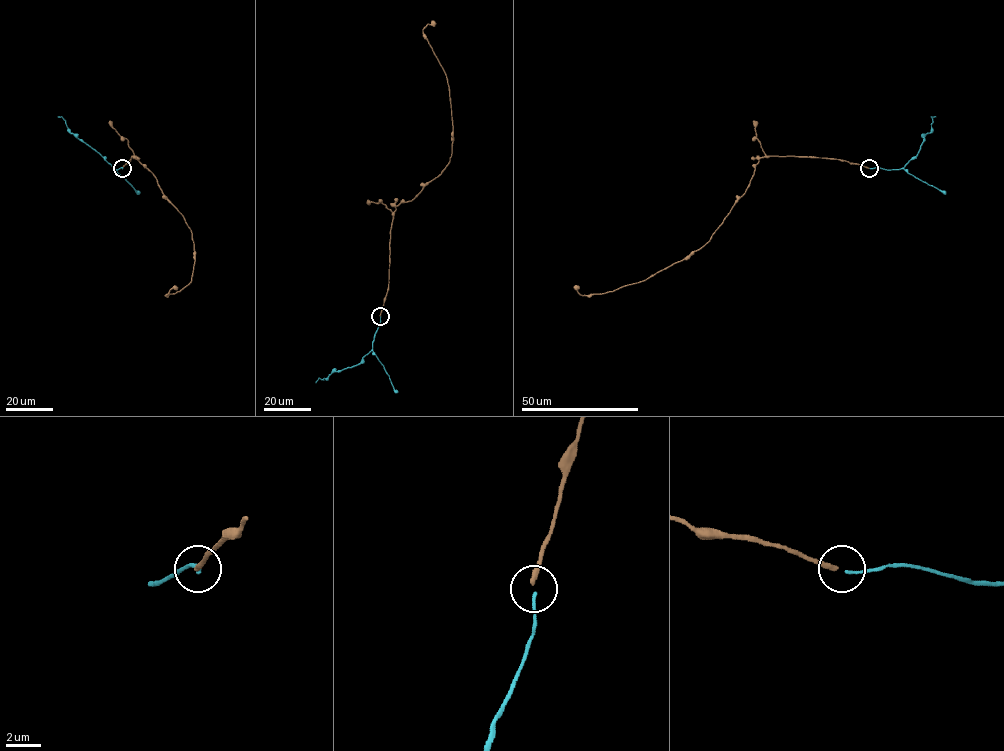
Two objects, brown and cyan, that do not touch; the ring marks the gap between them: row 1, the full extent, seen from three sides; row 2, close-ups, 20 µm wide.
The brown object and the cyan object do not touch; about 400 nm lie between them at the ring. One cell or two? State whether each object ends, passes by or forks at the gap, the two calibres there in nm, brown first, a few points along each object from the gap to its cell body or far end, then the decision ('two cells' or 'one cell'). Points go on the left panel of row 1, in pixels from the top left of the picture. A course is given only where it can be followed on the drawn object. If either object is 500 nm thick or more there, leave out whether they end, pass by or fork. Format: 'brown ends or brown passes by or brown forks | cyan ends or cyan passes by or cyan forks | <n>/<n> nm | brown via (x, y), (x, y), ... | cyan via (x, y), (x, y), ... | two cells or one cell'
brown ends | cyan ends | 280/170 nm | brown via (122, 168), (132, 156), (138, 157), (191, 231), (194, 251), (191, 281), (180, 291), (164, 295), (177, 287) | cyan via (122, 168), (115, 170), (69, 132), (65, 121), (58, 117) | two cells

